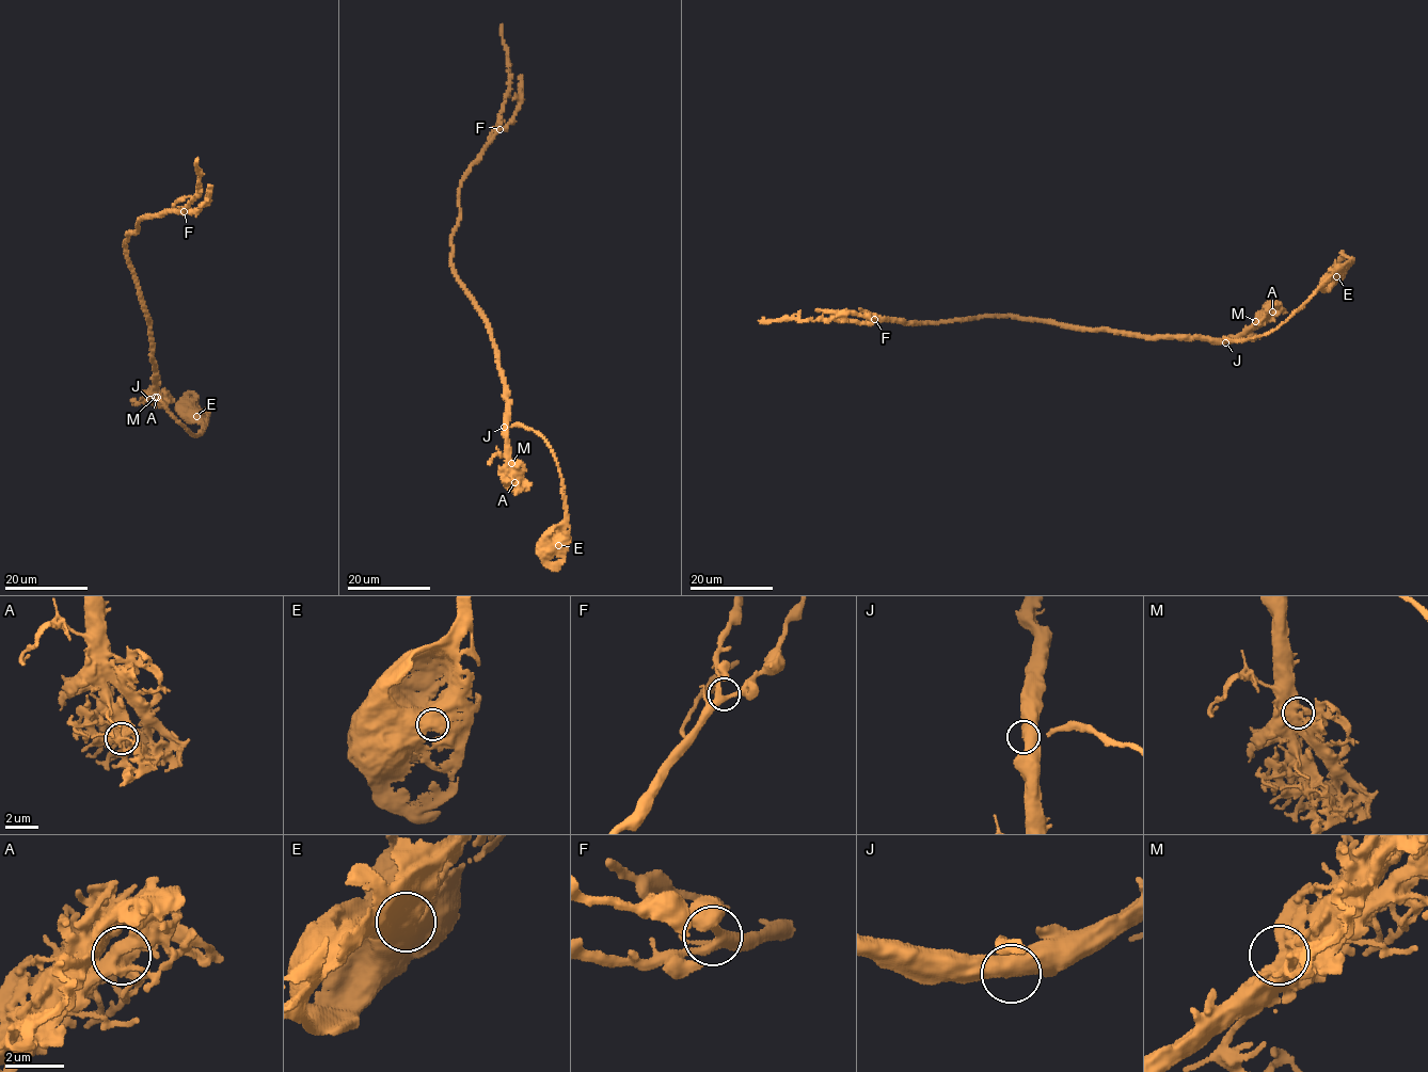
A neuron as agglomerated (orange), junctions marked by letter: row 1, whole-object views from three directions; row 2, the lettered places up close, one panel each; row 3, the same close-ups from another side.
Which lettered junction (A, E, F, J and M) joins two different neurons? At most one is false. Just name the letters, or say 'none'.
none

